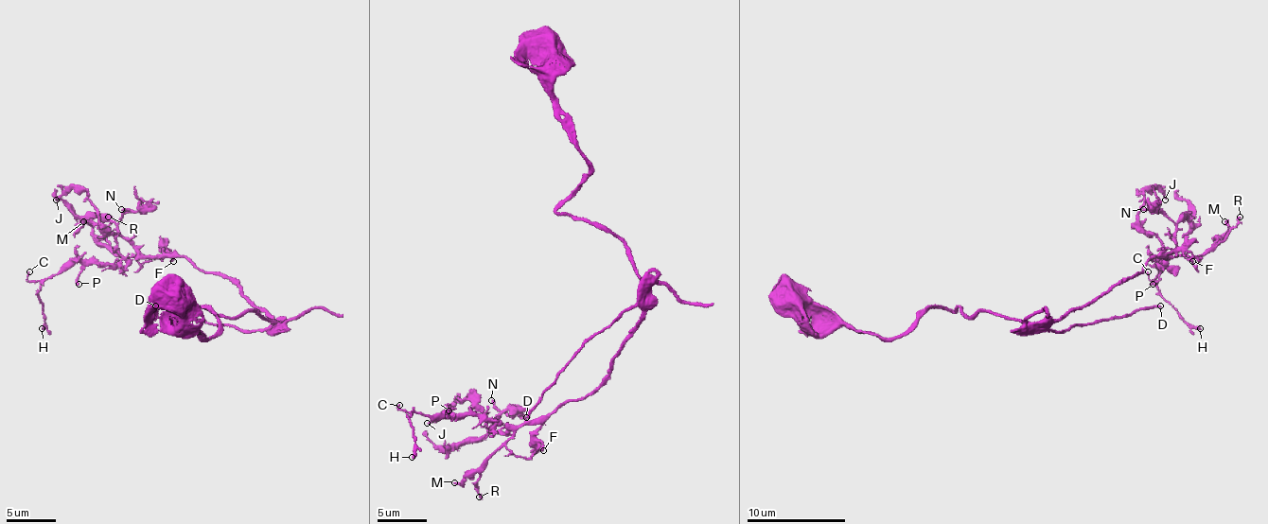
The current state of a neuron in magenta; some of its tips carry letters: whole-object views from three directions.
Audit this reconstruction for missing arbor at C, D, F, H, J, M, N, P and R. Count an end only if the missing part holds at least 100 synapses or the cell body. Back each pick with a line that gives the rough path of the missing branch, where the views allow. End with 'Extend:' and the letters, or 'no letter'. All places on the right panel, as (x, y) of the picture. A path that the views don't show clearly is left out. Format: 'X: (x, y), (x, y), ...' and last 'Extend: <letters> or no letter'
Extend: D

